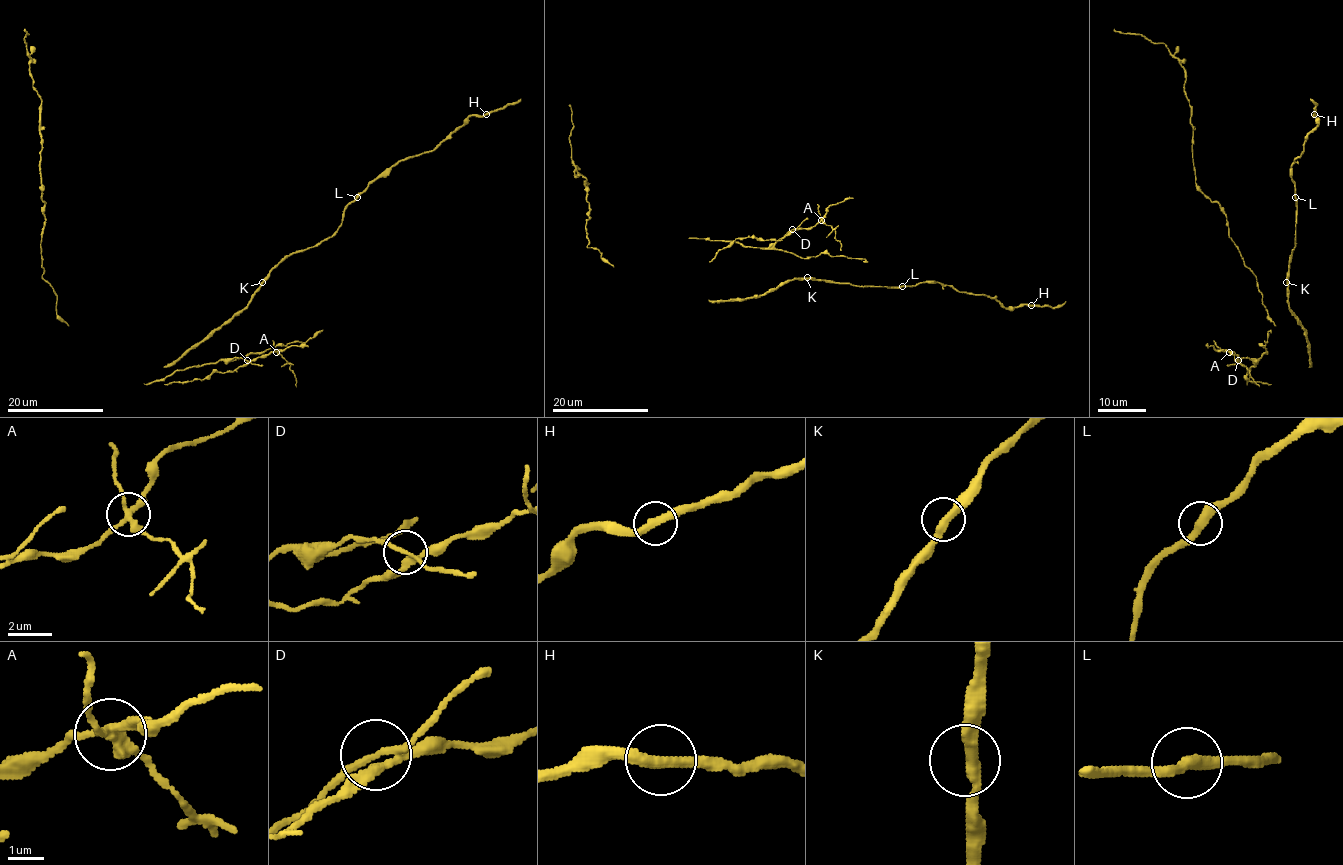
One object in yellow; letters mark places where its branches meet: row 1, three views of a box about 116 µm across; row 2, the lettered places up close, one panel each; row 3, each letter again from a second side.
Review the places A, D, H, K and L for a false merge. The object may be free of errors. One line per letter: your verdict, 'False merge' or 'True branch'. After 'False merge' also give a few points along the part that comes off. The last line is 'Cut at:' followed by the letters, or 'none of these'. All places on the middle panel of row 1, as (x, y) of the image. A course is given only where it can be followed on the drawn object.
A: False merge. Course of the part to remove: (821, 220), (835, 233), (841, 250)
D: True branch
H: True branch
K: True branch
L: True branch
Cut at: A

